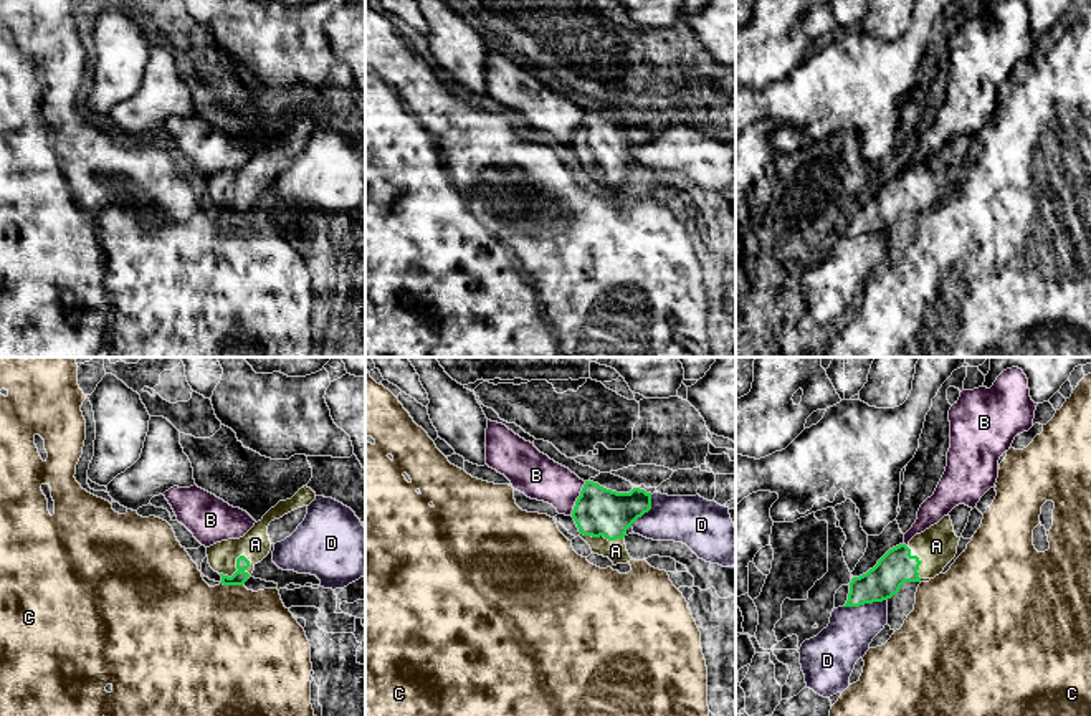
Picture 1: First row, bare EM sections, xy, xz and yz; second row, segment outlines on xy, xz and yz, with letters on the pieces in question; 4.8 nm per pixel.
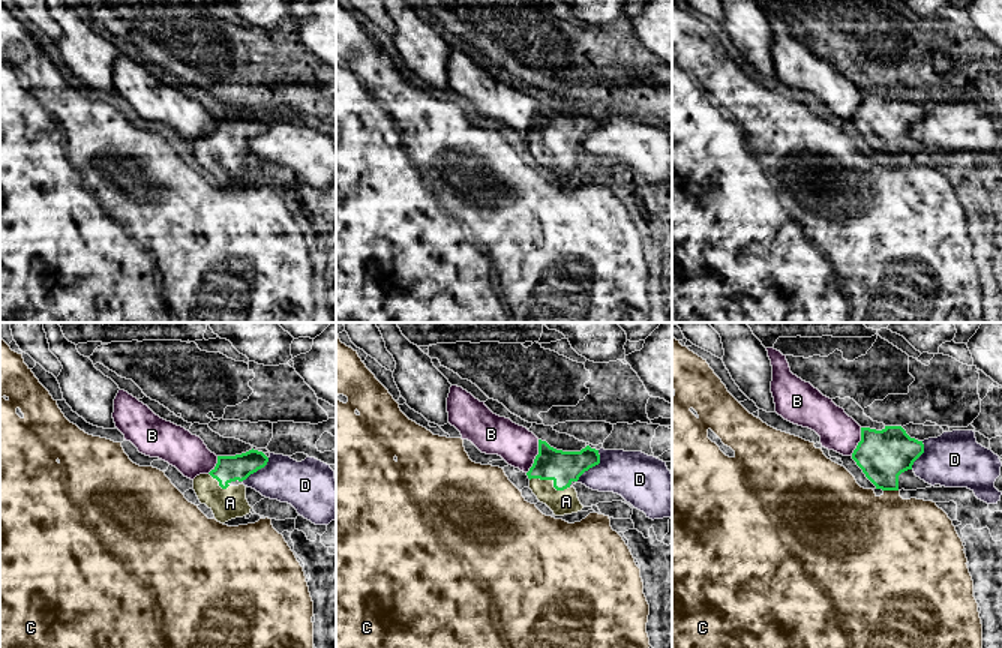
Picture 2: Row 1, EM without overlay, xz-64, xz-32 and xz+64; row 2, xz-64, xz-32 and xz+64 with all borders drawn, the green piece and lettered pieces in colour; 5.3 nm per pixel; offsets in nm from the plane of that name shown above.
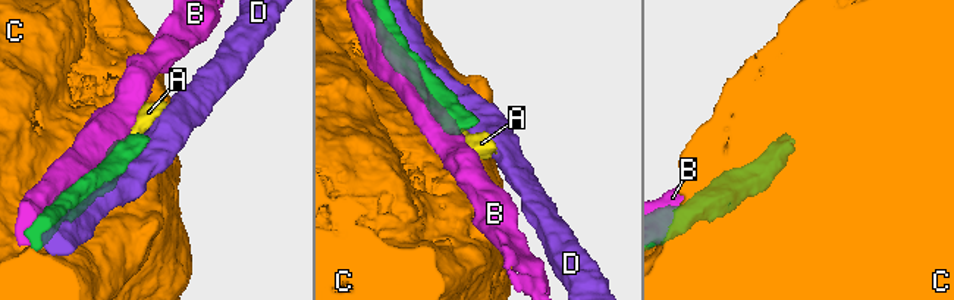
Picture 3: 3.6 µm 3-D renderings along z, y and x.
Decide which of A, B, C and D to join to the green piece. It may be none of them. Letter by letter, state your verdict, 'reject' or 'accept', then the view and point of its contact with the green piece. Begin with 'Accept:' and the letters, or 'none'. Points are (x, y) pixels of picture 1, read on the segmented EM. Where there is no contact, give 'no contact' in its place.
Accept: A
A: accept; contact xy (237, 566)
B: reject; contact xz (577, 498)
C: reject; contact xy (232, 584)
D: reject; contact yz (865, 602)

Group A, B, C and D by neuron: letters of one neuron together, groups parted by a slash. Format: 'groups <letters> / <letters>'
groups A / B / C / D

